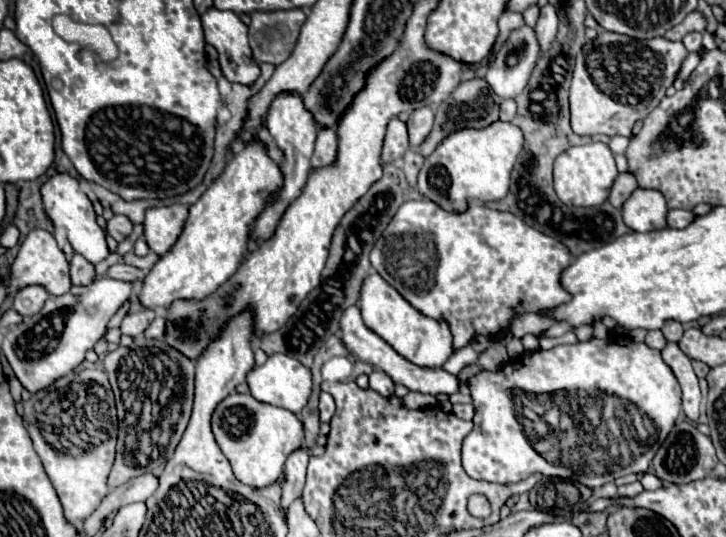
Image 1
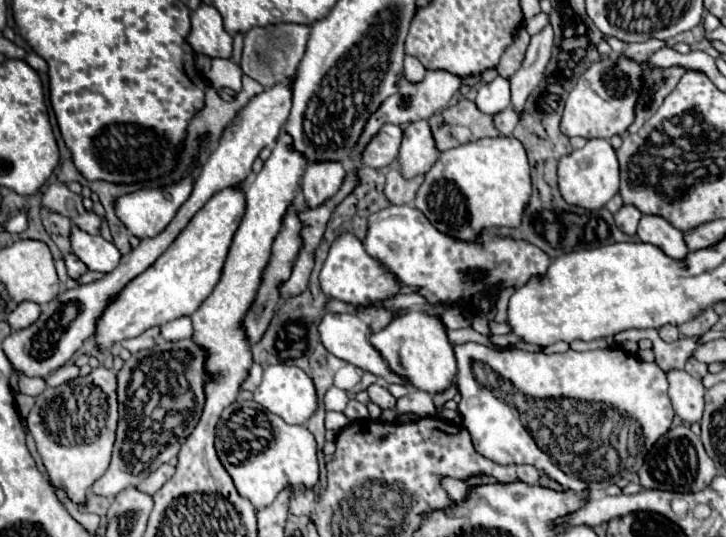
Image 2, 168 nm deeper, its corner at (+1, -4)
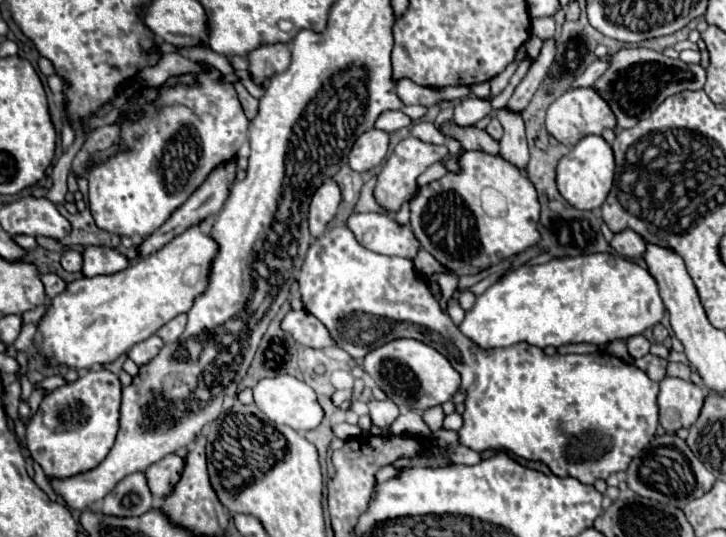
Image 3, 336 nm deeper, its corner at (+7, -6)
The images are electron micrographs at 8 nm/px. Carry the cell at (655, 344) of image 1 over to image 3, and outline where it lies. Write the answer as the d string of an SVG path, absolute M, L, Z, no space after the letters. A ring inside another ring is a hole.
M633 335L633 337L627 339L627 347L629 347L629 355L633 359L639 359L639 357L643 357L643 355L649 353L651 343L643 335Z

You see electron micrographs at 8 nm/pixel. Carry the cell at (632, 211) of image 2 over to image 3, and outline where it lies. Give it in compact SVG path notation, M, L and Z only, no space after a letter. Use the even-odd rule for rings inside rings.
M627 229L627 231L617 233L613 237L611 247L615 249L617 255L621 255L625 259L641 259L643 251L645 251L645 241L637 233L633 233L631 229Z

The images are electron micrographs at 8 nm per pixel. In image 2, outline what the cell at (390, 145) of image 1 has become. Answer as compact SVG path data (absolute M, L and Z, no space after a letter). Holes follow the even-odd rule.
M383 125L379 133L371 139L371 143L363 151L363 163L375 169L389 167L399 153L401 147L401 127L399 125Z

